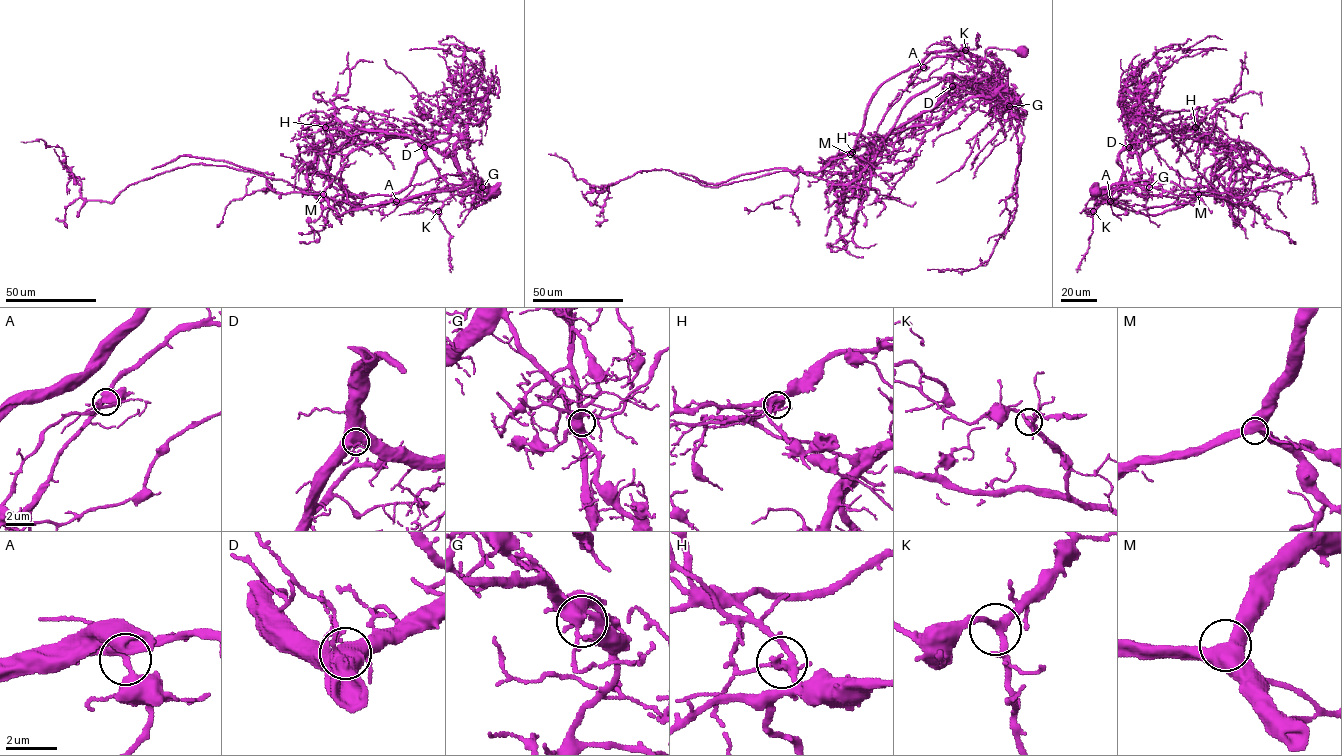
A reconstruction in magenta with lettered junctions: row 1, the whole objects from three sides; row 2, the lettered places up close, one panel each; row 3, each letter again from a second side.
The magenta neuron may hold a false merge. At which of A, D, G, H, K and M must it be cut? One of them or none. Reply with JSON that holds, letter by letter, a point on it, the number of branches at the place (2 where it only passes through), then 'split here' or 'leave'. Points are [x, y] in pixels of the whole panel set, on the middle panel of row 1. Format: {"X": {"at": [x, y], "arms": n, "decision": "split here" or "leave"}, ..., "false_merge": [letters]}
{"A": {"at": [923, 67], "arms": 4, "decision": "leave"}, "D": {"at": [952, 86], "arms": 5, "decision": "leave"}, "G": {"at": [1009, 106], "arms": 5, "decision": "leave"}, "H": {"at": [852, 152], "arms": 4, "decision": "split here"}, "K": {"at": [965, 50], "arms": 4, "decision": "leave"}, "M": {"at": [850, 154], "arms": 4, "decision": "leave"}, "false_merge": ["H"]}

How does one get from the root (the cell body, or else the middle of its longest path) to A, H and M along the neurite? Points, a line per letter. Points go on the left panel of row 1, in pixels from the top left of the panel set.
A: (495, 192), (483, 199), (474, 193), (460, 195), (455, 189), (451, 197), (444, 200), (396, 201)
H: (495, 192), (485, 199), (474, 193), (460, 195), (409, 136), (325, 127)
M: (495, 192), (485, 199), (474, 193), (460, 195), (457, 188), (421, 193), (343, 214), (323, 194)

